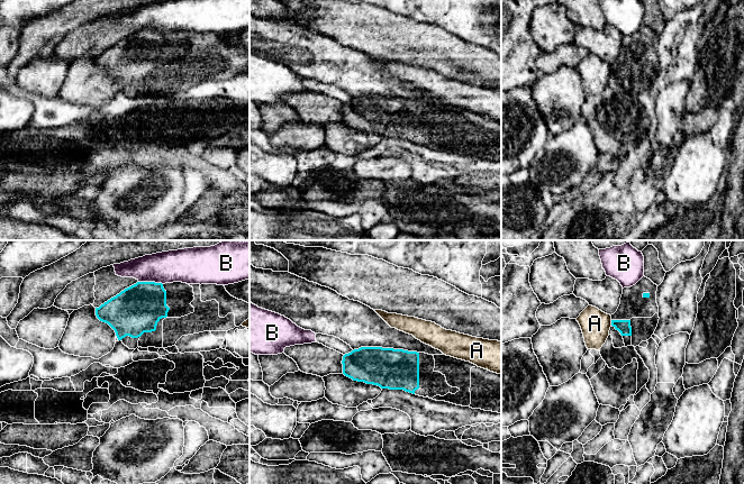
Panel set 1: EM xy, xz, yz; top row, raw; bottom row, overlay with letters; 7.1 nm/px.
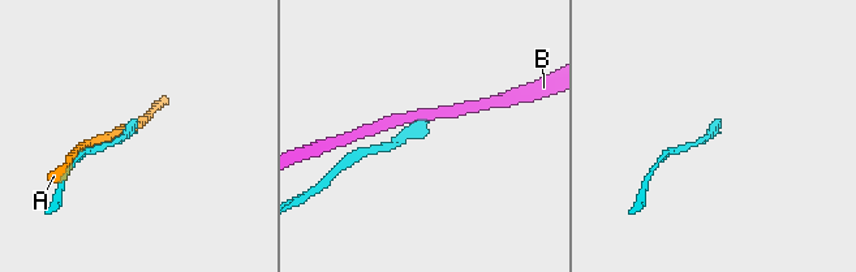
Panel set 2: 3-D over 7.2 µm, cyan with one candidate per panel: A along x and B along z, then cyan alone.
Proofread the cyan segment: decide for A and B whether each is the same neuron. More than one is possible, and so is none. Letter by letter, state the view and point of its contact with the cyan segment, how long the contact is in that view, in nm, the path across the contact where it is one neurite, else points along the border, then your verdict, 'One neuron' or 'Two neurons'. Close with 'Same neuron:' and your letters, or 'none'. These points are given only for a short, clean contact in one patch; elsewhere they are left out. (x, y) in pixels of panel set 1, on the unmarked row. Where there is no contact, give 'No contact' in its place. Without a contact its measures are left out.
A: Touches cyan at yz (611, 71). Shared border 40 nm. Two neurons
B: Touches cyan at xy (151, 30). Shared border 180 nm. Boundary: xy (138, 29), (154, 29), (162, 33). Two neurons
Same neuron: none

